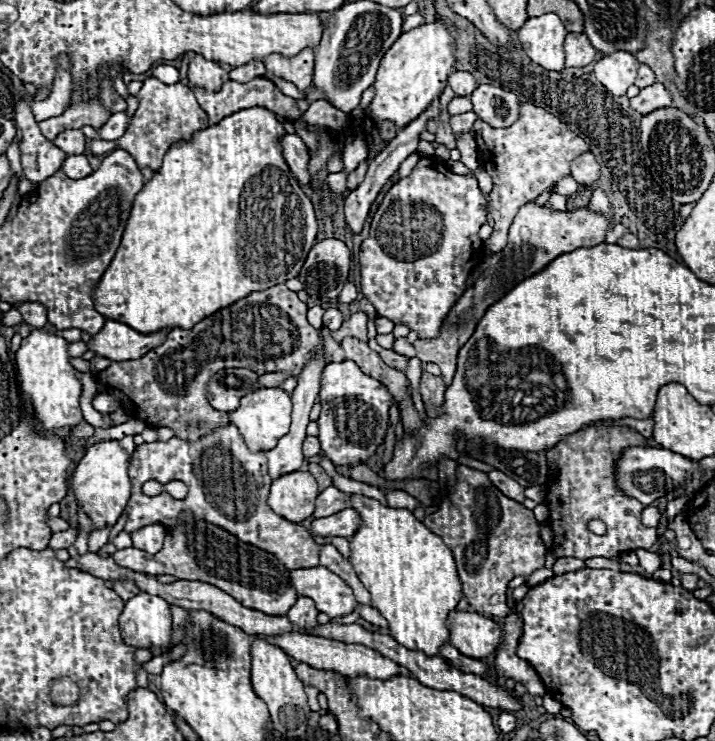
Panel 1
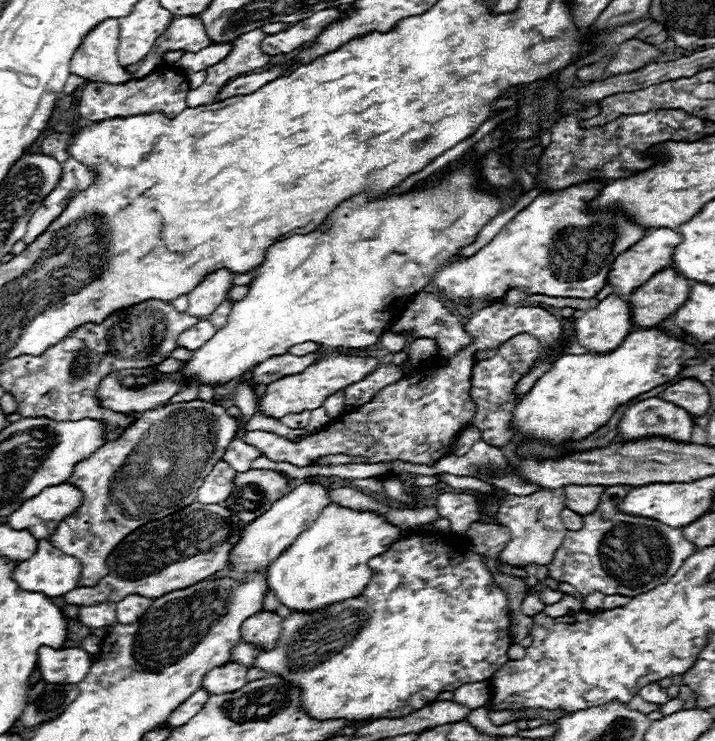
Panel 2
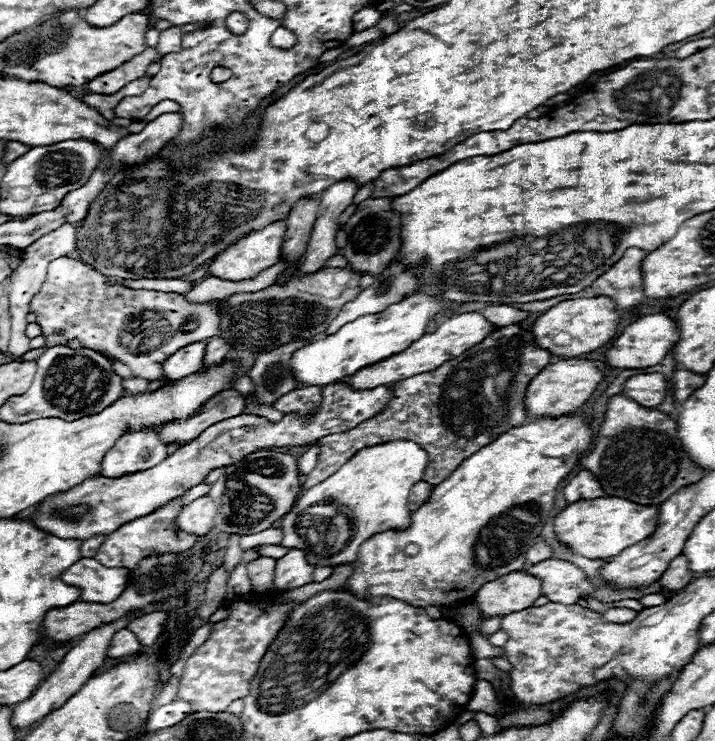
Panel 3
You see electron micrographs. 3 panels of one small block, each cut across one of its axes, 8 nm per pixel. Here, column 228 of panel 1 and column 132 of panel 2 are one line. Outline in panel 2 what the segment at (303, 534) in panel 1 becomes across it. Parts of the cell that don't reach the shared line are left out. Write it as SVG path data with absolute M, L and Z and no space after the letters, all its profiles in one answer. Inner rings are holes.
M204 400L166 404L162 408L144 412L118 440L102 446L92 458L78 462L68 484L80 486L86 500L76 512L72 512L58 524L50 542L58 550L64 550L64 554L72 554L74 558L80 558L80 562L84 562L84 578L80 578L80 586L96 586L100 578L108 574L106 558L128 534L132 534L146 522L166 518L196 502L198 488L210 474L212 466L222 460L236 430L238 420L218 404Z

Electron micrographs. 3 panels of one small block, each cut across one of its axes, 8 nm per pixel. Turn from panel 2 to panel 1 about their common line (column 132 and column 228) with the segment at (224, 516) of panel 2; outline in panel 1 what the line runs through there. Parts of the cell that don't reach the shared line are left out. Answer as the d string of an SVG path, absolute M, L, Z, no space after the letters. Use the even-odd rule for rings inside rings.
M182 512L178 516L178 524L172 526L170 532L166 534L166 540L164 540L164 546L160 552L148 554L148 552L138 550L138 548L124 548L112 556L116 558L116 562L120 566L130 568L130 570L140 570L142 574L172 574L178 580L208 582L208 584L216 586L218 590L232 594L232 598L236 598L238 602L244 602L244 606L252 606L254 610L264 610L264 614L286 614L298 598L298 594L290 582L290 570L274 554L238 540L234 534L226 532L224 528L220 528L216 524L210 524L206 520L198 520L192 512Z

